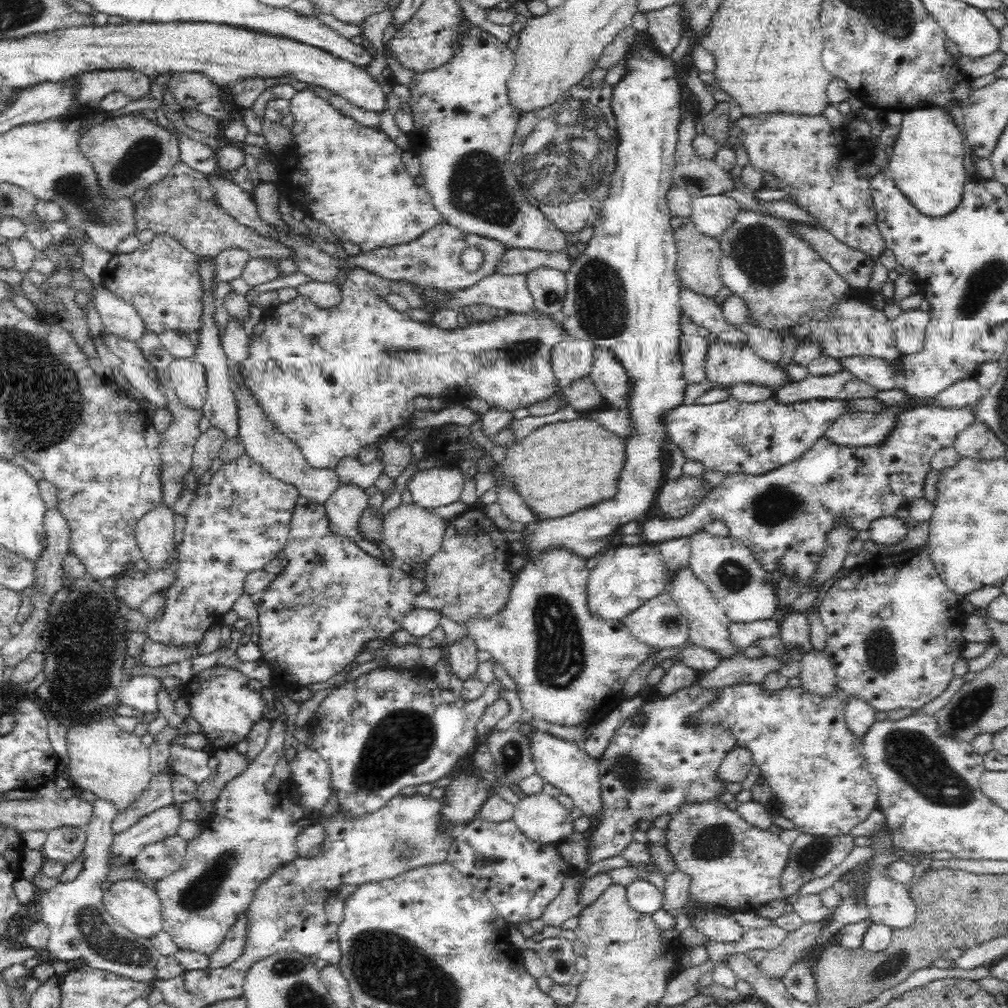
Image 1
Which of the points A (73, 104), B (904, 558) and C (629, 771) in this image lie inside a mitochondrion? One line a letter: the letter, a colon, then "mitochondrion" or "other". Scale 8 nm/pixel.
A: other
B: other
C: mitochondrion

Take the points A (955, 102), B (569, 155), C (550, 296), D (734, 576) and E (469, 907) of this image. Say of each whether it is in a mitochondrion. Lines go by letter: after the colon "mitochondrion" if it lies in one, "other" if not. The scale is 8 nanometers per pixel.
A: other
B: mitochondrion
C: mitochondrion
D: mitochondrion
E: other

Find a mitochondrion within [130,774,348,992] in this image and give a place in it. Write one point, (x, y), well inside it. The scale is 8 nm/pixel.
(199, 895)

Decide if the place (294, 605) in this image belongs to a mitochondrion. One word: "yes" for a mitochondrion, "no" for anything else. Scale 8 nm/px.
yes

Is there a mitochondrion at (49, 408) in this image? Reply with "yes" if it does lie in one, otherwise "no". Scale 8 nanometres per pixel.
yes

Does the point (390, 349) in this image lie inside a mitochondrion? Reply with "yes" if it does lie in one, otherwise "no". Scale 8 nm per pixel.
yes

